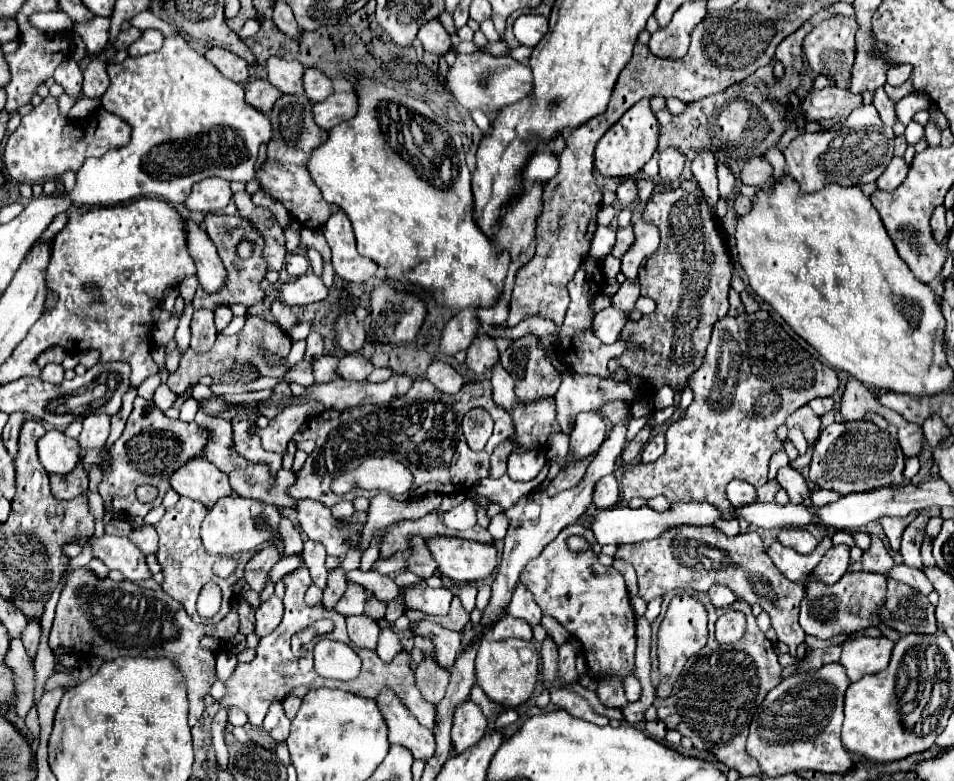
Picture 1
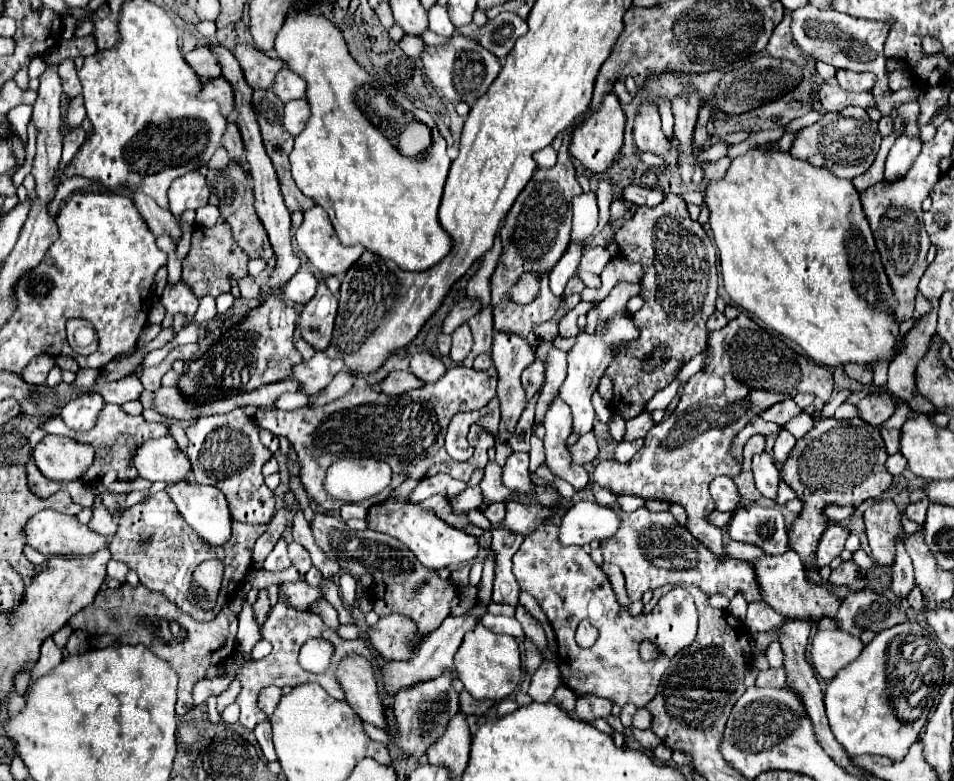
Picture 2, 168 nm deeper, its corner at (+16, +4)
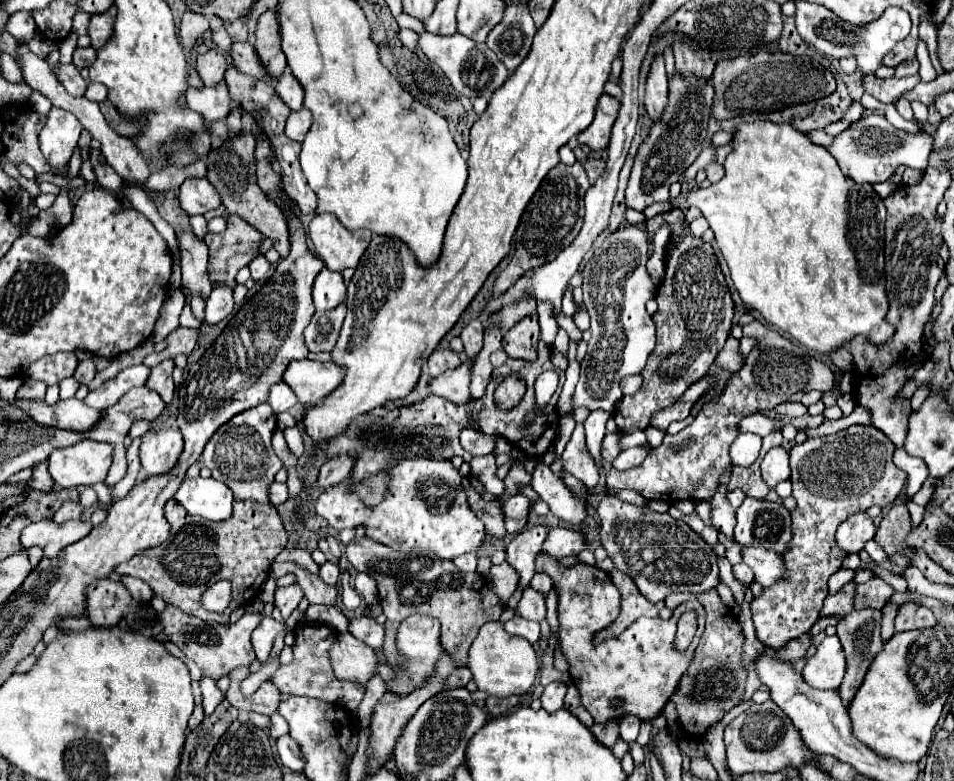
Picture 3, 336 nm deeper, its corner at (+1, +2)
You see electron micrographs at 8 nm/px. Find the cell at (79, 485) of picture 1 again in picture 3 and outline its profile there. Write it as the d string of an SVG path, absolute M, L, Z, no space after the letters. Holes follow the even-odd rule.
M39 463L33 467L33 477L29 479L27 485L31 489L37 489L37 491L51 491L53 489L53 481L51 481L51 475L47 473L45 463Z

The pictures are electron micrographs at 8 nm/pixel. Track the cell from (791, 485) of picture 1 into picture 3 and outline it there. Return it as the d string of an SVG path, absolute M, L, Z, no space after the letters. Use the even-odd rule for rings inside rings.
M775 447L771 449L761 463L761 473L763 473L763 481L775 489L781 481L789 479L789 453L783 447Z

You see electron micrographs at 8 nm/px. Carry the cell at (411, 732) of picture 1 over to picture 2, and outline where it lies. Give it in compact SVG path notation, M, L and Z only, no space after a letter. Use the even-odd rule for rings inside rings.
M346 655L336 667L336 679L346 693L346 703L358 713L358 717L384 729L384 709L372 663L362 655Z

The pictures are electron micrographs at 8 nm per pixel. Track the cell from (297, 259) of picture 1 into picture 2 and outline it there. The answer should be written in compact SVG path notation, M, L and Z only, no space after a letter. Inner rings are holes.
M244 275L238 279L238 287L240 287L240 293L242 297L248 297L248 299L258 299L260 297L260 289L254 281L252 275Z

